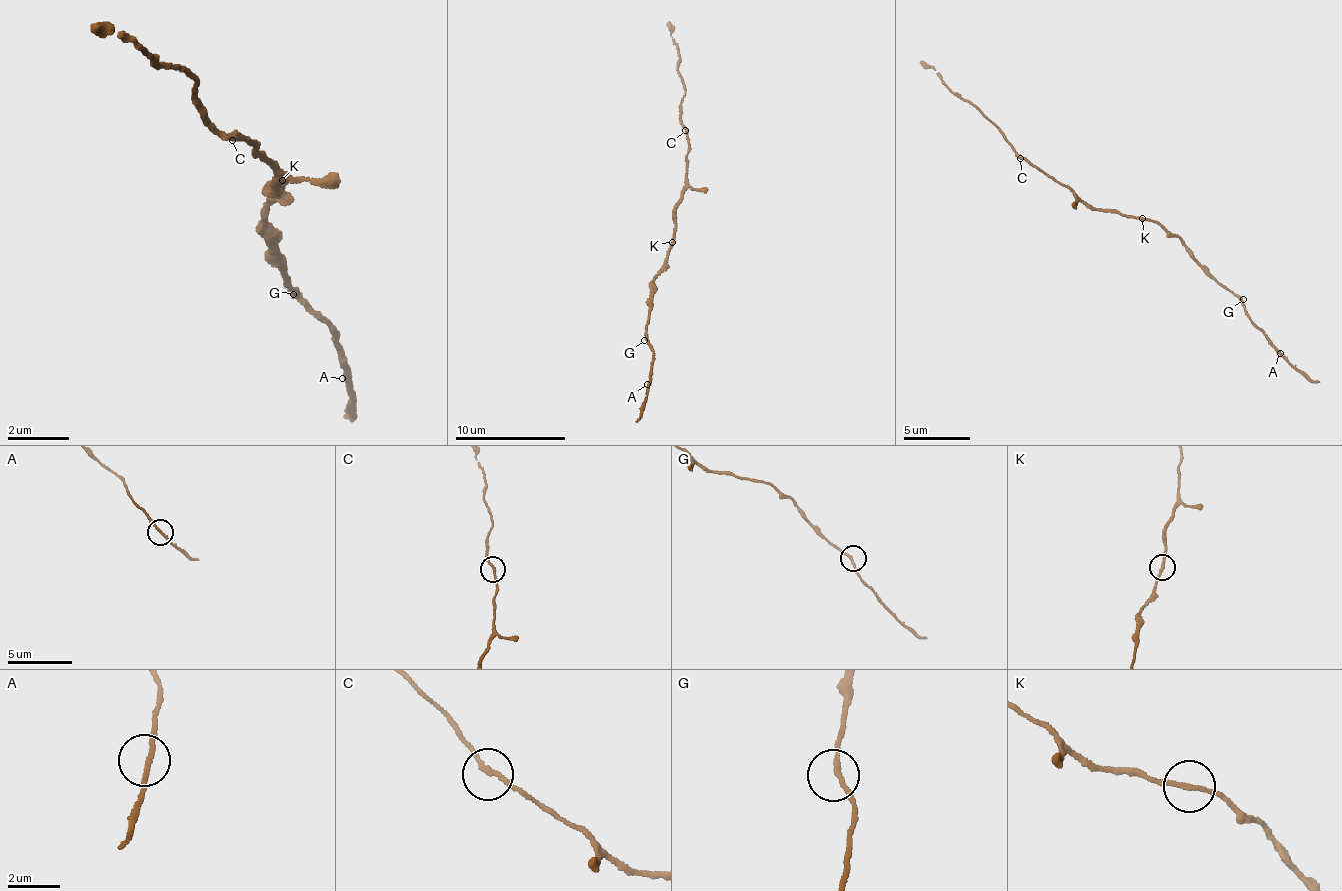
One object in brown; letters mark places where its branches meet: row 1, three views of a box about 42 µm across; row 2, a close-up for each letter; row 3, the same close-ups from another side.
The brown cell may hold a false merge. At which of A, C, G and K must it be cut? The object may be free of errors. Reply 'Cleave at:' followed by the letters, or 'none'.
Cleave at: none

